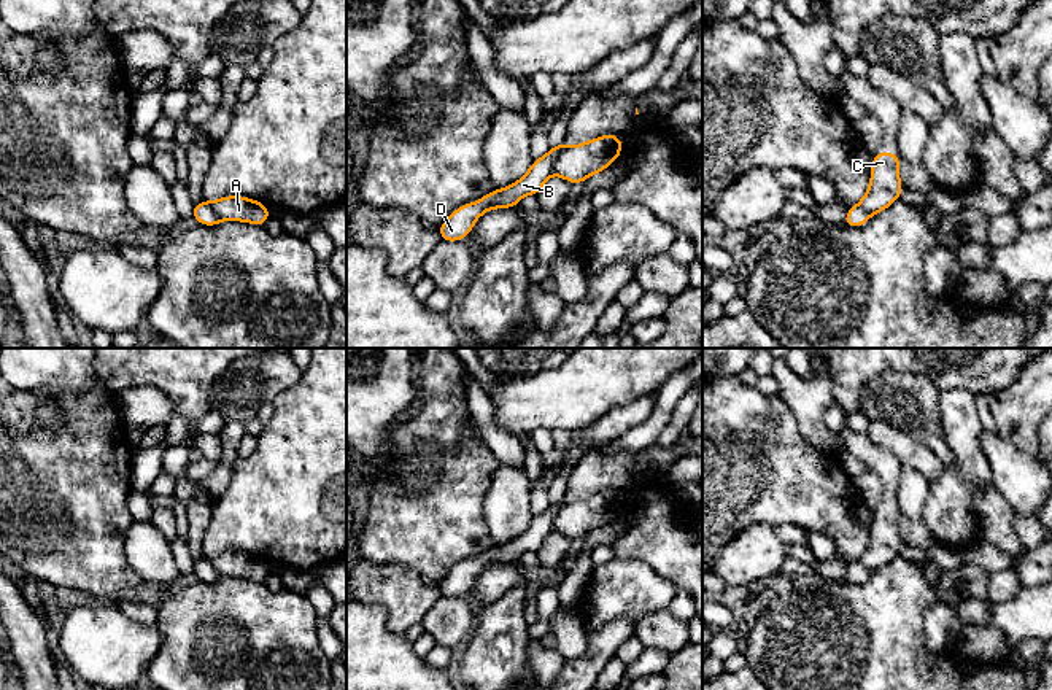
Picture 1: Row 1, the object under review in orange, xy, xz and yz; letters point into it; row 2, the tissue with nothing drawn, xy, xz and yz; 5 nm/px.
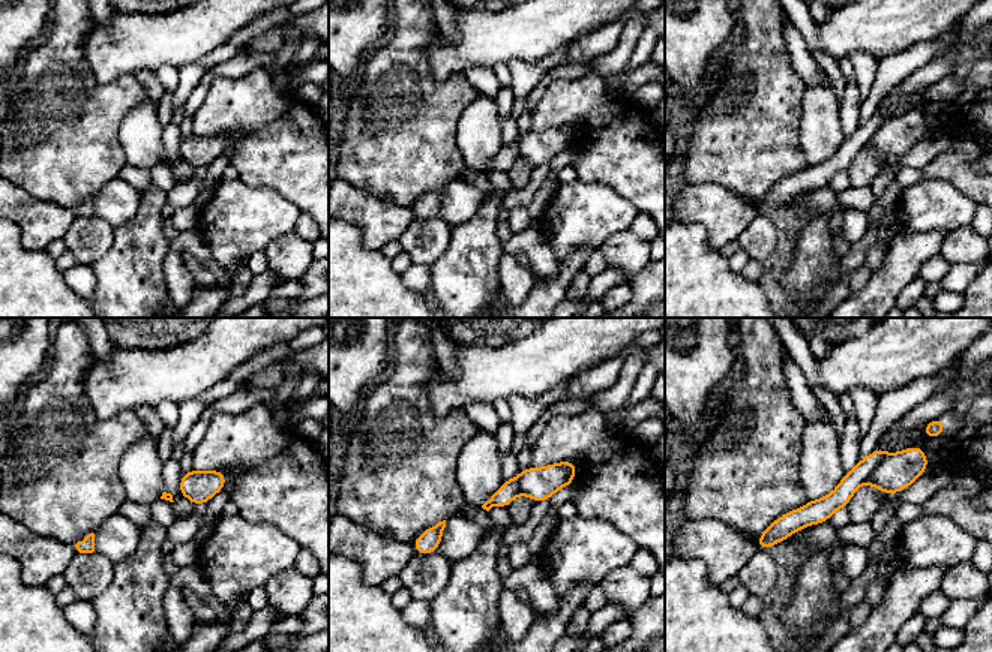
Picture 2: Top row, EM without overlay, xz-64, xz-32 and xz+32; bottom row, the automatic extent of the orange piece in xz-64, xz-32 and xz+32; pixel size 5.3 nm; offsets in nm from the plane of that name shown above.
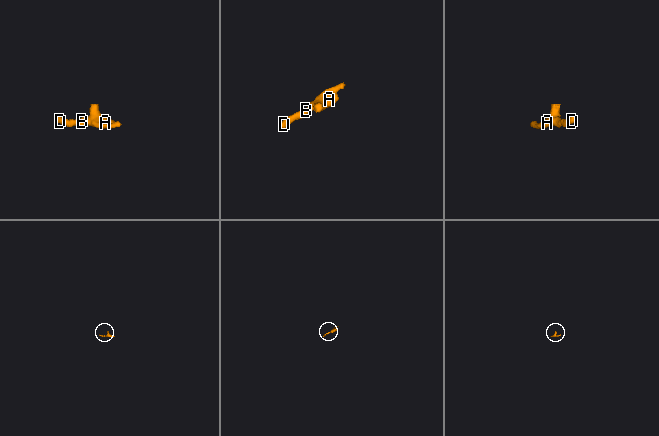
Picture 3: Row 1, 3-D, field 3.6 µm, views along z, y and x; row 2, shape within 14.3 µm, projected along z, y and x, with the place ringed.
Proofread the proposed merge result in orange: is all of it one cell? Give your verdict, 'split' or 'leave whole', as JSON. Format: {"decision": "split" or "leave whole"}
{"decision": "split"}

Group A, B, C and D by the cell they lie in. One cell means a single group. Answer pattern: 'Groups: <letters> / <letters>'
Groups: A C / B D

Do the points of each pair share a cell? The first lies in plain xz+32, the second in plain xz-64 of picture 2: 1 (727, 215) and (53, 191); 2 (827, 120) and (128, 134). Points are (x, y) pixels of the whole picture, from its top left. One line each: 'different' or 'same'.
1: different
2: same

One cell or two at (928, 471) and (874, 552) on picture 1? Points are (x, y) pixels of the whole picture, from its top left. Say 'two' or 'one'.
two

